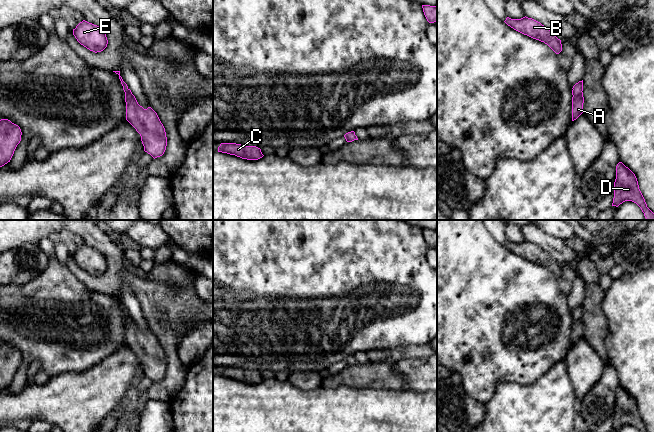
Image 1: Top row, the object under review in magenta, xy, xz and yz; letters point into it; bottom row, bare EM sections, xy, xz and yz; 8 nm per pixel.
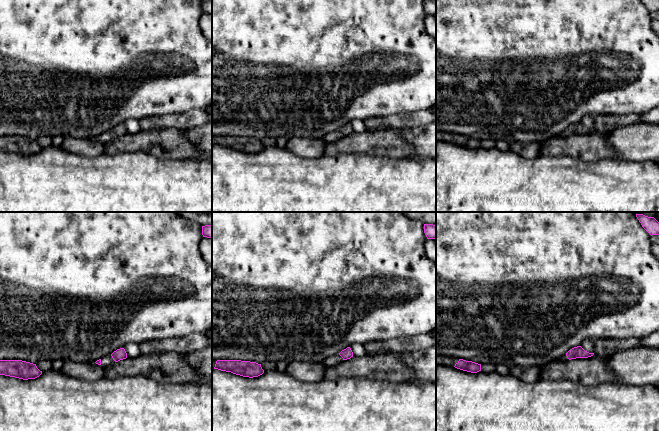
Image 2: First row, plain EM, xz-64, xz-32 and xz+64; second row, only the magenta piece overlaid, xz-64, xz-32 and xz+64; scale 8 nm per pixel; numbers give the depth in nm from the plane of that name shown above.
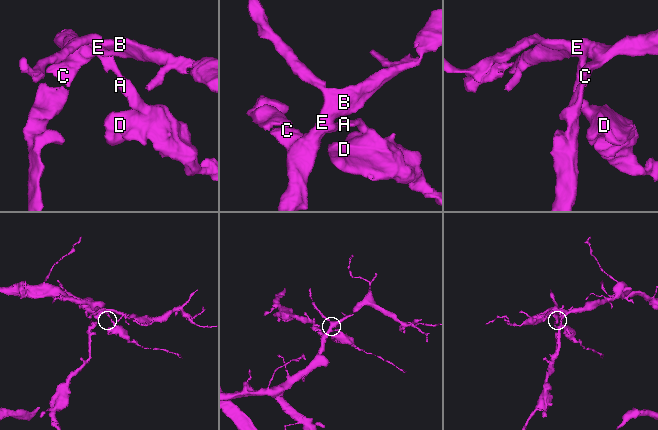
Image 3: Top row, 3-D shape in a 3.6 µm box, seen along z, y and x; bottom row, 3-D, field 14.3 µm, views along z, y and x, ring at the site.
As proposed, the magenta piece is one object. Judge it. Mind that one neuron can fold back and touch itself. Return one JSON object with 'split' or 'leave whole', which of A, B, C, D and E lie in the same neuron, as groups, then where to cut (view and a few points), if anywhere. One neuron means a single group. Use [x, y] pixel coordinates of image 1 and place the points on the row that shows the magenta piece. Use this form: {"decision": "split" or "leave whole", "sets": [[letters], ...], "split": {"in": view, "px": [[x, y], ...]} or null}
{"decision": "leave whole", "sets": [["A", "B", "C", "D", "E"]], "split": null}

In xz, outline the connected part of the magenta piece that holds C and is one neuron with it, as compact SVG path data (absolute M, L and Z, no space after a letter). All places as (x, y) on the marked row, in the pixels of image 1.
M221 143L218 147L218 152L235 155L247 160L258 160L264 156L261 149L256 146L246 146L236 143Z

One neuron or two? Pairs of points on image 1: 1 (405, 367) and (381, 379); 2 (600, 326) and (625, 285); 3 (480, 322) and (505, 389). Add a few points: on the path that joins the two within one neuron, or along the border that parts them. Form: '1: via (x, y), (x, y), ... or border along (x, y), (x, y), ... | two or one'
1: border along (393, 364), (393, 367), (404, 379), (408, 389) | two
2: border along (605, 293), (605, 341) | two
3: border along (526, 384), (499, 382), (489, 401) | two

